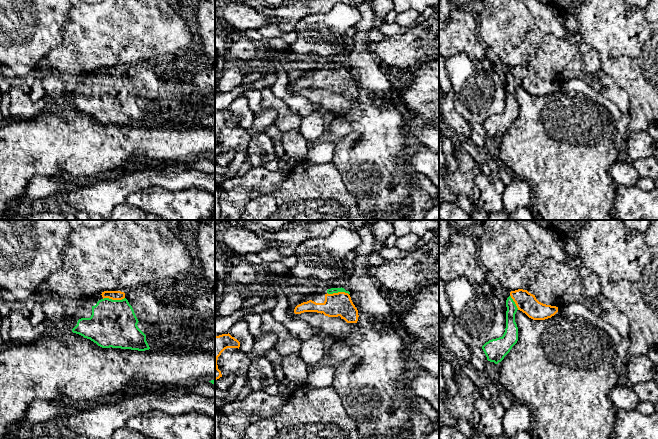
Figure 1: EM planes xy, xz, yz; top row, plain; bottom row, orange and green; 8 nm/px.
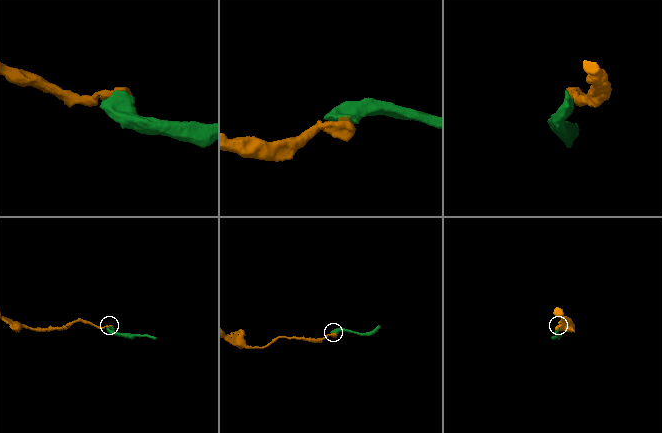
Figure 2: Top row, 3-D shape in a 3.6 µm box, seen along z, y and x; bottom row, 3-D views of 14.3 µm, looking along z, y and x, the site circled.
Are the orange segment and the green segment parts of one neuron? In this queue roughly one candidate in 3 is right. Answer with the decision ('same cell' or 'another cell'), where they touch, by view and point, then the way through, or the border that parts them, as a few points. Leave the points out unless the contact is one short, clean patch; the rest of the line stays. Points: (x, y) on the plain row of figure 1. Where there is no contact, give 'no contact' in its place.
same cell; meets orange in xy at (113, 75); runs through xy (114, 71), (113, 75), (113, 99)

